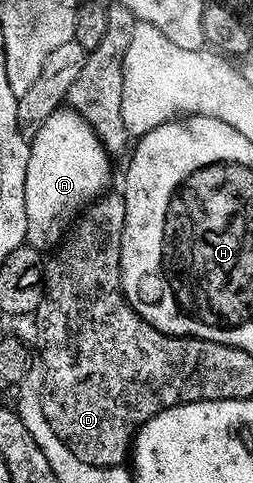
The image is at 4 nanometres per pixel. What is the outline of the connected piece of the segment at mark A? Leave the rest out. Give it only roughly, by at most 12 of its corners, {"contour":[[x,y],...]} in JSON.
{"contour":[[74,110],[30,145],[27,244],[58,249],[110,189],[112,157]]}

